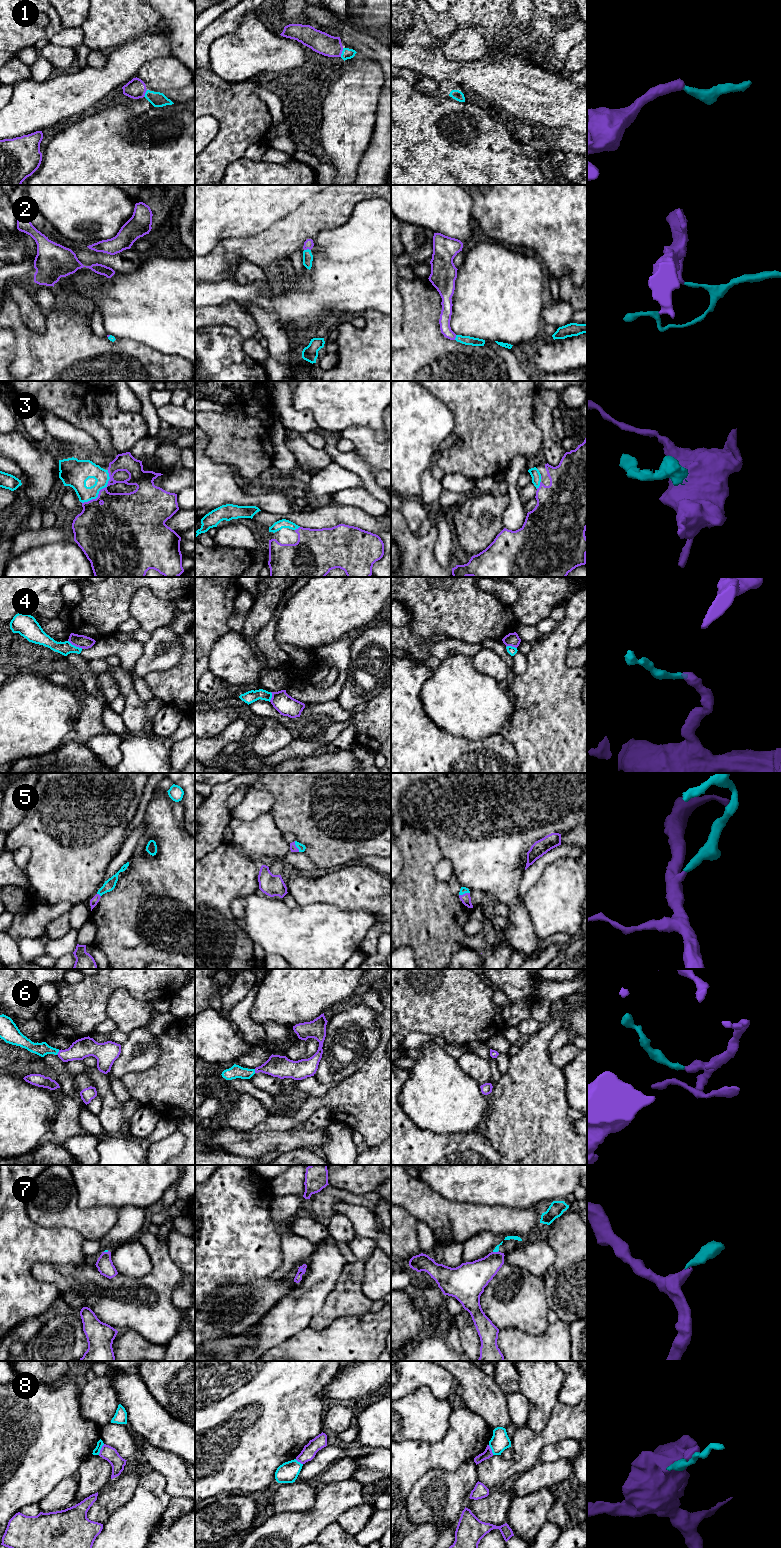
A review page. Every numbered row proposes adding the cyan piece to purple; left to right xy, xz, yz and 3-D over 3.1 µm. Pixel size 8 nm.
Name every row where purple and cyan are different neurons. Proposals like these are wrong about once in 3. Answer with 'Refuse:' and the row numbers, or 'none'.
Refuse: 4, 8

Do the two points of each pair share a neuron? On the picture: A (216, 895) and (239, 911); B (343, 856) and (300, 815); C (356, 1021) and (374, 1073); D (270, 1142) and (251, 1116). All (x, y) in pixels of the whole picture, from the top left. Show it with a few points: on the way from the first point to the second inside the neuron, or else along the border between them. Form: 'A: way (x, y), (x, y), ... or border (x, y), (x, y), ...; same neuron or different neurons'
A: border (234, 898), (231, 913), (238, 921); different neurons
B: way (332, 845), (311, 825); same neuron
C: border (380, 1037), (378, 1045), (369, 1058), (352, 1074); different neurons
D: border (227, 1123), (235, 1129), (249, 1132); different neurons

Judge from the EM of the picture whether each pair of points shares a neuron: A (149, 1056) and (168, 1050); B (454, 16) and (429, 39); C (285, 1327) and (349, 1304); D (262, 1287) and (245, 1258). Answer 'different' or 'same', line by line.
A: different
B: different
C: different
D: different

